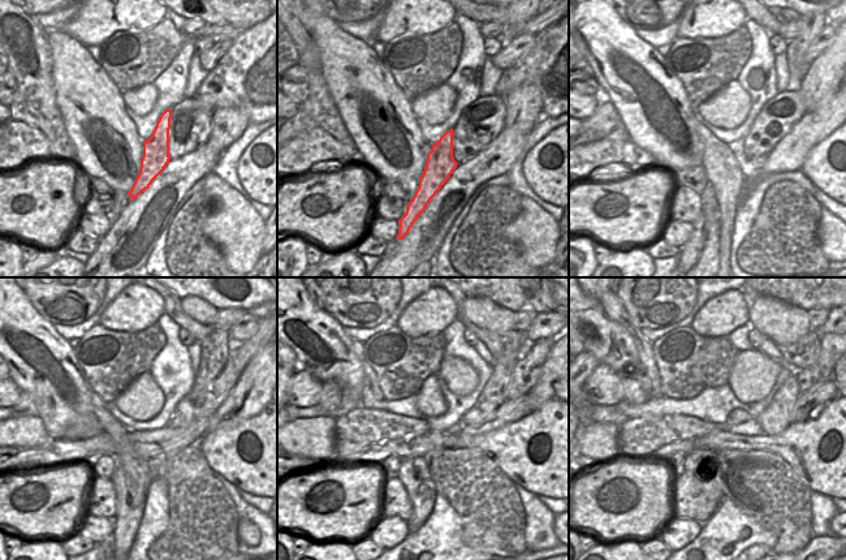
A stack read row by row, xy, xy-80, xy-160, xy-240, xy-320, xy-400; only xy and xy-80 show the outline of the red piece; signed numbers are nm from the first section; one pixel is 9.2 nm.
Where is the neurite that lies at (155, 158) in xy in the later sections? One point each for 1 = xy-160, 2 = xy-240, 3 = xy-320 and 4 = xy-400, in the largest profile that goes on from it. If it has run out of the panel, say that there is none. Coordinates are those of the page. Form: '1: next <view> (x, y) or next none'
1: next xy-160 (691, 250)
2: next xy-240 (109, 542)
3: next none
4: next none

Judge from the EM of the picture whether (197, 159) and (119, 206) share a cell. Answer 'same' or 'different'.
different

